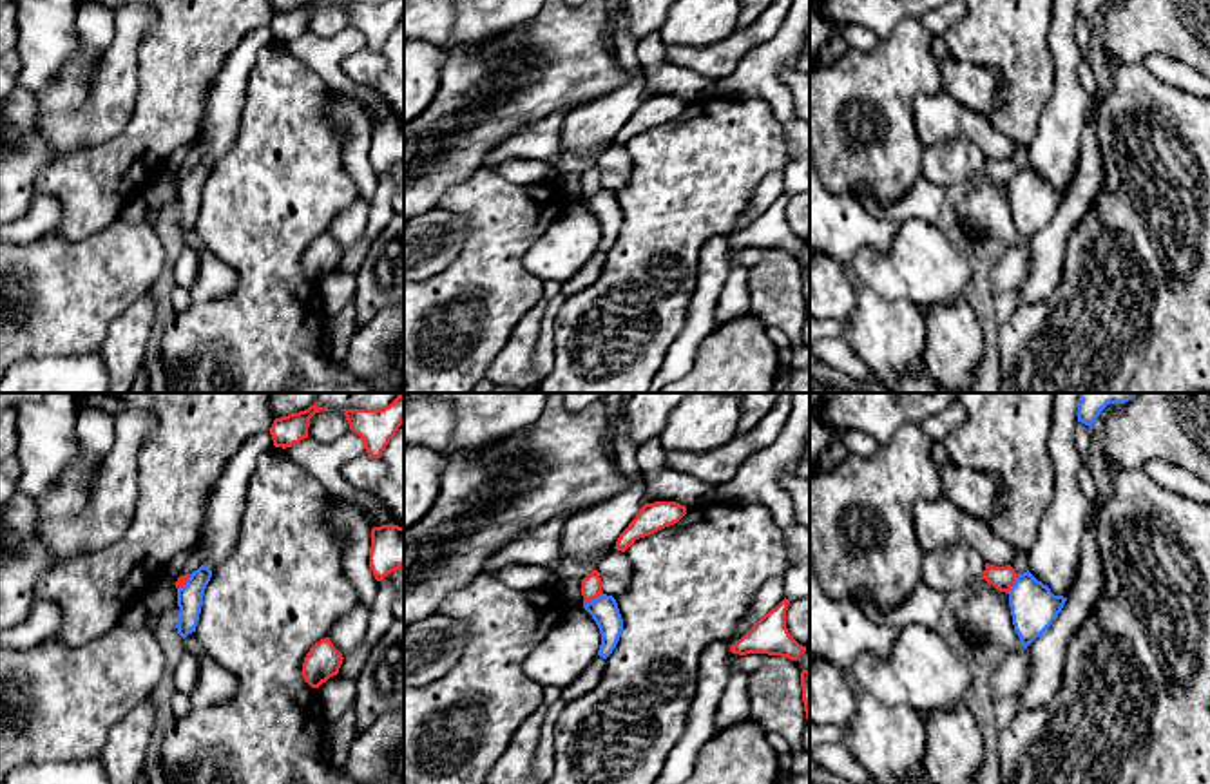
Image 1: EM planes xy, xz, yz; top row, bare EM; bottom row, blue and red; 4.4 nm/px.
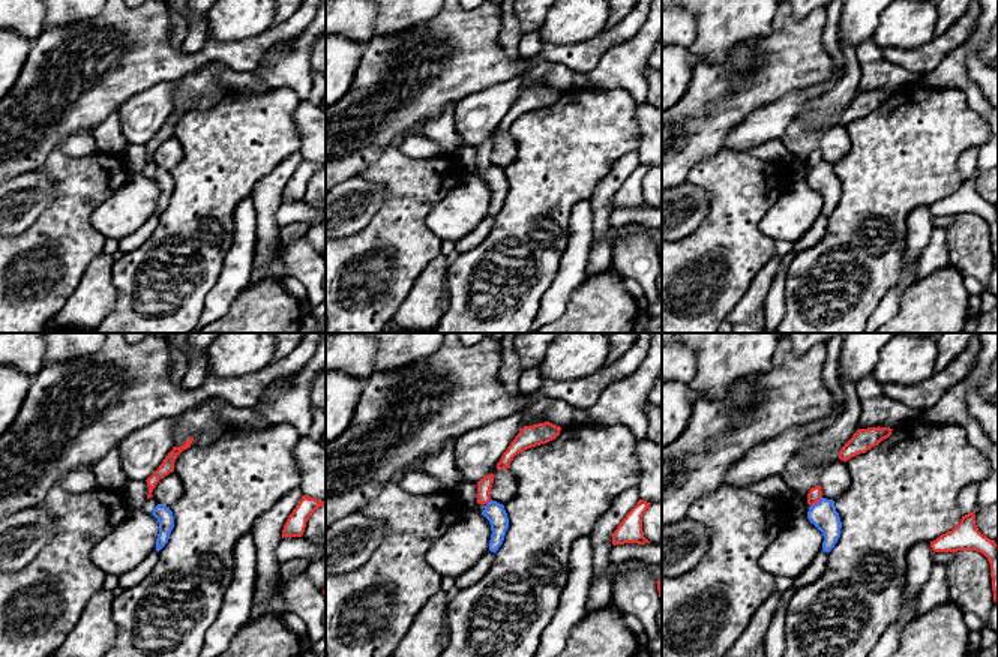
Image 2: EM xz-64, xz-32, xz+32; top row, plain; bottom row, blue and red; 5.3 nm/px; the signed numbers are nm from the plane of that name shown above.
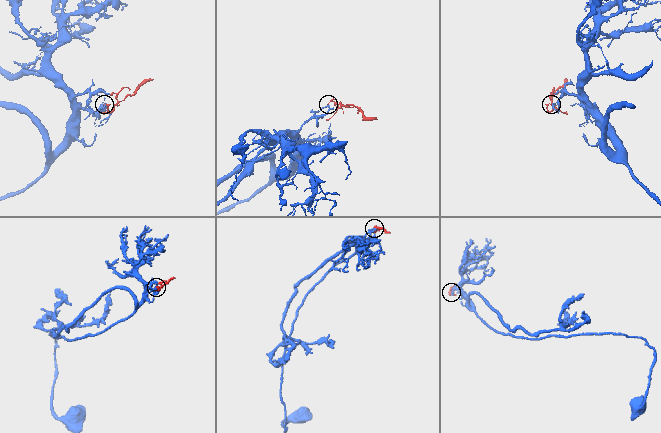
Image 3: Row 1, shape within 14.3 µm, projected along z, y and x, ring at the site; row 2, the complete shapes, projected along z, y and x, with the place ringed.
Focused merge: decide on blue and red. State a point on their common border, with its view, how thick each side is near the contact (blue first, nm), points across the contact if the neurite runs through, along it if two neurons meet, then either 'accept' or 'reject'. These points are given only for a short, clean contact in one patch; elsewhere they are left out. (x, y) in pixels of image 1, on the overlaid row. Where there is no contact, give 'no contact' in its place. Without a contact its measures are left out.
meets blue in yz at (1015, 583); 200 nm thick on the blue side, 110 nm on the other; border along yz (1018, 574), (1008, 592); reject

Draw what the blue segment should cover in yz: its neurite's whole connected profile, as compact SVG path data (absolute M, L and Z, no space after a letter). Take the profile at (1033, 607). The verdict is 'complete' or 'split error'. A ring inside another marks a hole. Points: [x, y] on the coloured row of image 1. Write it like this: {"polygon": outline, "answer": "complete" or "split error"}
{"polygon": "M1029 570L1018 574L1009 590L1009 607L1014 630L1023 648L1040 637L1058 617L1067 598L1054 596L1047 585Z", "answer": "complete"}

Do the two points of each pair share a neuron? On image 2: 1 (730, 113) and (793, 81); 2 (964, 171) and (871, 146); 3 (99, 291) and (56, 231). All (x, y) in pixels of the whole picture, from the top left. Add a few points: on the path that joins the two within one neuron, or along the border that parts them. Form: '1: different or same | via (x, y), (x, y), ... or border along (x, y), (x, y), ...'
1: same | via (745, 98), (761, 81), (778, 81)
2: different | border along (977, 144), (958, 159), (956, 173), (961, 179)
3: different | border along (102, 252), (89, 264), (66, 300)

